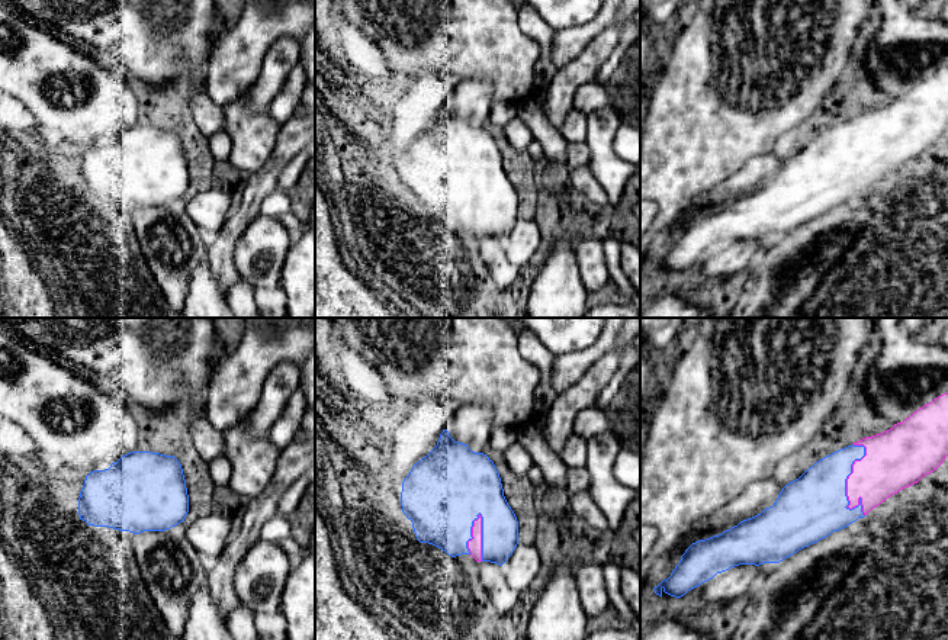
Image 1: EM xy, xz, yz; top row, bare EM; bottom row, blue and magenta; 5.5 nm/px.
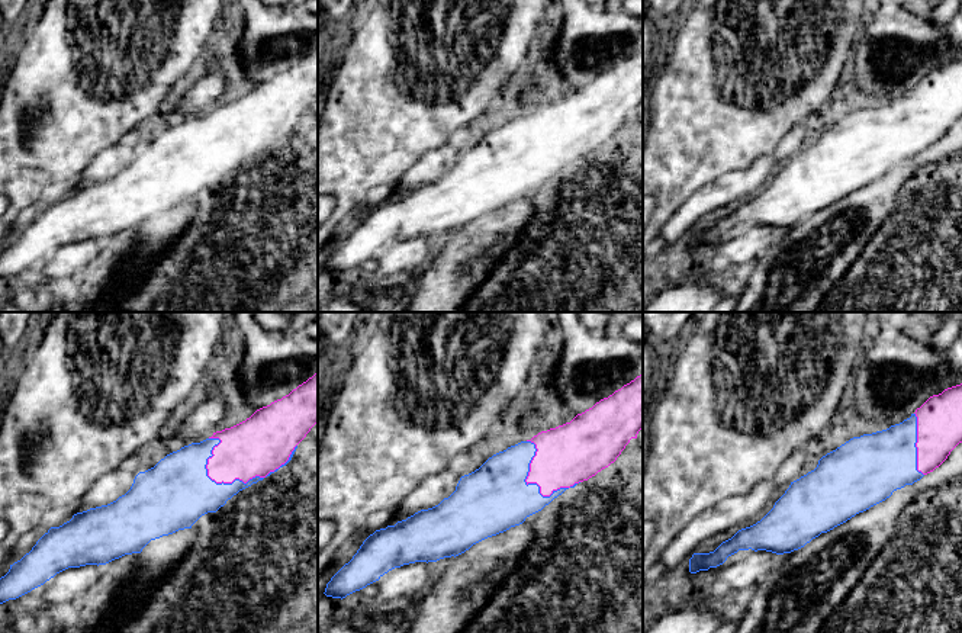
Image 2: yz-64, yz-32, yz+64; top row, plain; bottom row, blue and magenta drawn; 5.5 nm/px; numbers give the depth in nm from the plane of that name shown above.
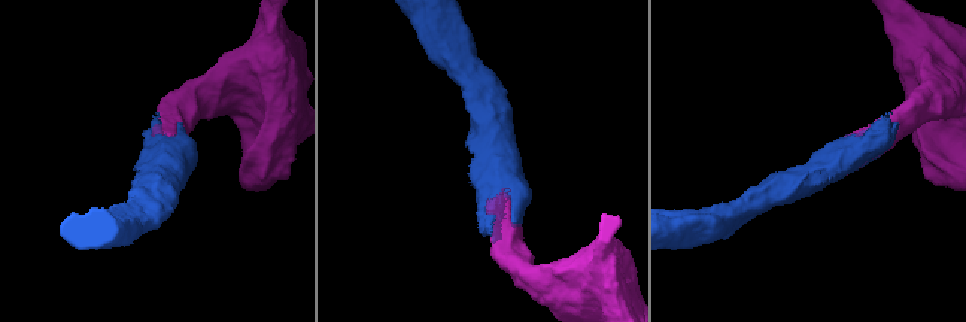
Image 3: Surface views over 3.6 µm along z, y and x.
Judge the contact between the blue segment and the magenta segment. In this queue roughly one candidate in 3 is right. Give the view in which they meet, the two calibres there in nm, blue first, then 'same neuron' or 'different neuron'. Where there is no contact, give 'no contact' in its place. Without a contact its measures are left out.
meets blue in yz; 360 nm thick on the blue side, 280 nm on the other; same neuron

